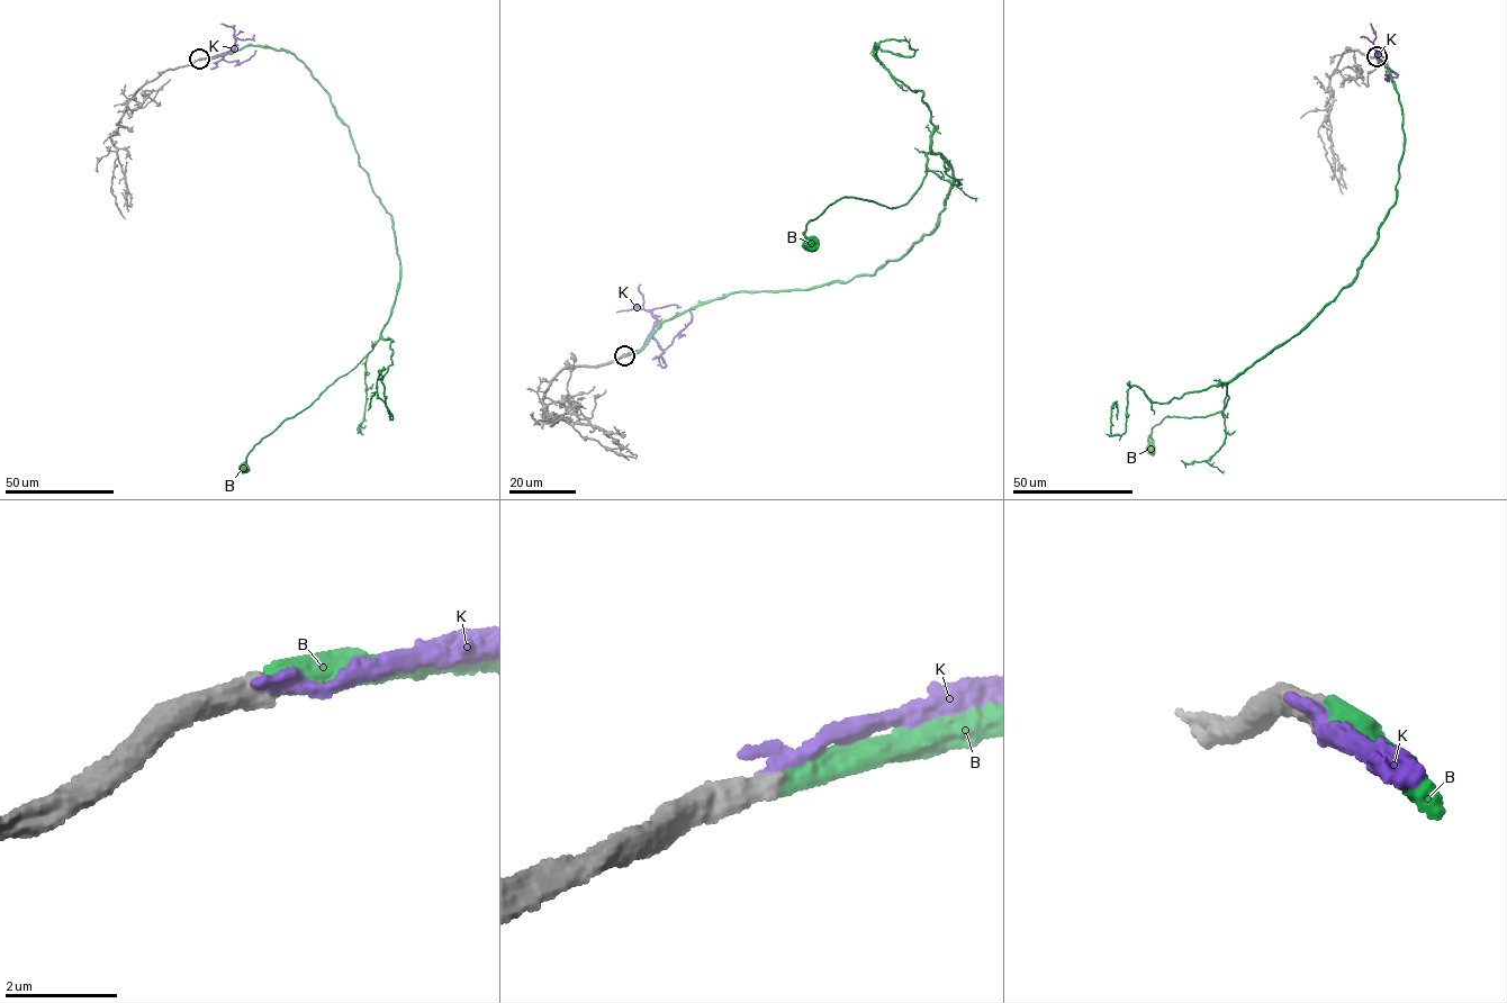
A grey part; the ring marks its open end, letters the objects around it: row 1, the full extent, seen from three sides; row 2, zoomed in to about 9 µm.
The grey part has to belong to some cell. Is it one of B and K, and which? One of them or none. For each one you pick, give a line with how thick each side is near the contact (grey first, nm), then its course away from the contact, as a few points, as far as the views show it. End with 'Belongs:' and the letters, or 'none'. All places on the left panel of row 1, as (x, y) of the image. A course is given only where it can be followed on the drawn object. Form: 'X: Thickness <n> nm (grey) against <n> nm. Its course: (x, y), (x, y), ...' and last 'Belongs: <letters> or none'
B: Thickness 480 nm (grey) against 420 nm. Its course: (198, 60), (260, 45), (304, 63), (348, 126), (390, 214), (402, 268), (370, 353), (262, 439), (244, 467)
Belongs: B

